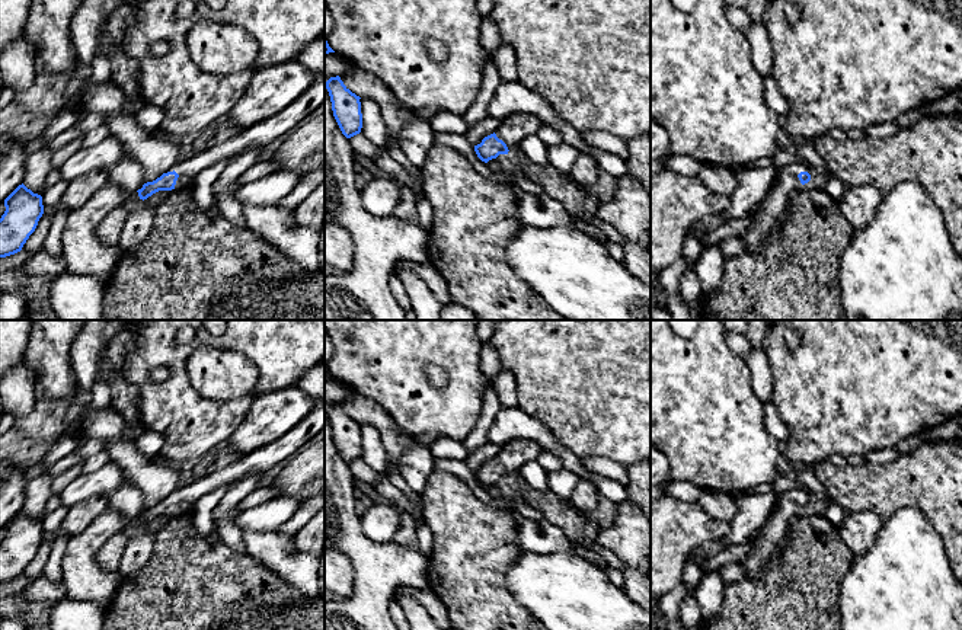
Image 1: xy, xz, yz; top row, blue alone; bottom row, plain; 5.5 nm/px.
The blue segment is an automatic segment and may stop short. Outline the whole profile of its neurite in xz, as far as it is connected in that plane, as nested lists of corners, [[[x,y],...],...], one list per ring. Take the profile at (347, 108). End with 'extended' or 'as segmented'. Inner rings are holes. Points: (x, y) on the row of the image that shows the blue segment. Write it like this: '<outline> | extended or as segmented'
[[[339,76],[330,77],[325,87],[329,92],[333,116],[346,138],[361,132],[362,113],[359,96],[352,93]]] | as segmented

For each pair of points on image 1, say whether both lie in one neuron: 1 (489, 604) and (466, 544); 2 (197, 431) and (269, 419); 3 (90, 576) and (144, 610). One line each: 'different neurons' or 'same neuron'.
1: same neuron
2: different neurons
3: different neurons

